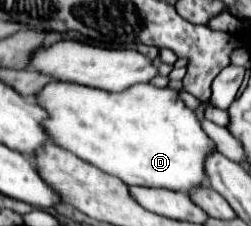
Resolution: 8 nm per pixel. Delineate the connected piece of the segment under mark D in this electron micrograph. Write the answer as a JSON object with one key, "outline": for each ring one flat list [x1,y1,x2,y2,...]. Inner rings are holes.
{"outline":[[50,81,42,93,38,93,36,103,48,111,42,127,48,131,48,137,54,145,74,153,78,159,122,179,126,185,142,187,164,187,172,191,190,191,206,181,204,157,214,151,214,143,202,131,200,121,194,111,184,105,178,93,170,87,154,87,148,83,132,85,122,93,110,93,78,83]]}

